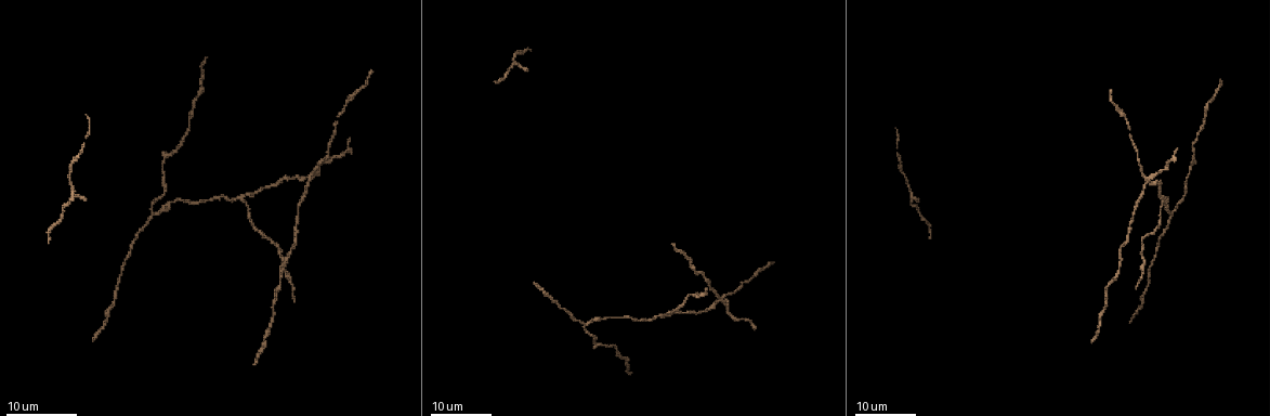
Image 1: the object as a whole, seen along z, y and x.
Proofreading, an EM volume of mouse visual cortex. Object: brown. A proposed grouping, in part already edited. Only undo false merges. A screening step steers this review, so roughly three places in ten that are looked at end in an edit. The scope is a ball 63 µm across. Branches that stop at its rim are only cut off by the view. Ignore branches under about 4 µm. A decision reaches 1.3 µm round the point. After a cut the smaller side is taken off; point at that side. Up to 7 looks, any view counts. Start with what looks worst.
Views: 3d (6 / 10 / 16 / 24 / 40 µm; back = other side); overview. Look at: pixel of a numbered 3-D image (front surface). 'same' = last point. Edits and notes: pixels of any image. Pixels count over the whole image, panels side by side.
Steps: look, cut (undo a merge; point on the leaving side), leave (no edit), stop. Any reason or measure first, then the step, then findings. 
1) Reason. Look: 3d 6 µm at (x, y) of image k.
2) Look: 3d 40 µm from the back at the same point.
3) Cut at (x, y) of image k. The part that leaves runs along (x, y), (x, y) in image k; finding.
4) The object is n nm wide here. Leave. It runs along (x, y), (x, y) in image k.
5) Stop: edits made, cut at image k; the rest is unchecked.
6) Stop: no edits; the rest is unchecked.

A fork. Look: 3d 16 µm at (244, 199) of image 1.

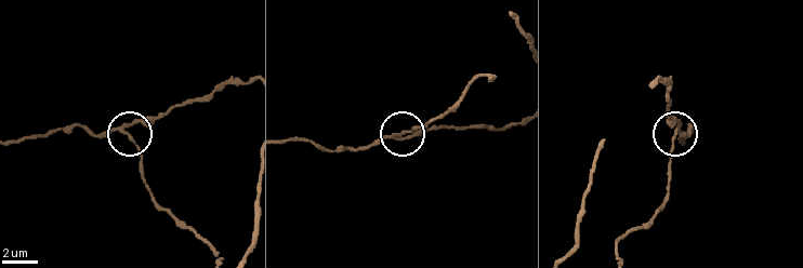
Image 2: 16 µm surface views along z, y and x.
Look: 3d 10 µm at (397, 136) of image 2.

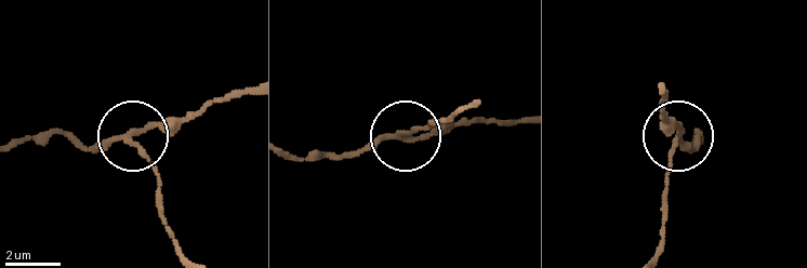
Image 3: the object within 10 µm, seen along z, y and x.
The object is 180 nm wide here. Cut at (155, 174) of image 3. The part that leaves runs along (131, 143), (153, 169), (161, 225), (185, 253) in image 3; a second neuron is stuck on.

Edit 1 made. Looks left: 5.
Look: overview.

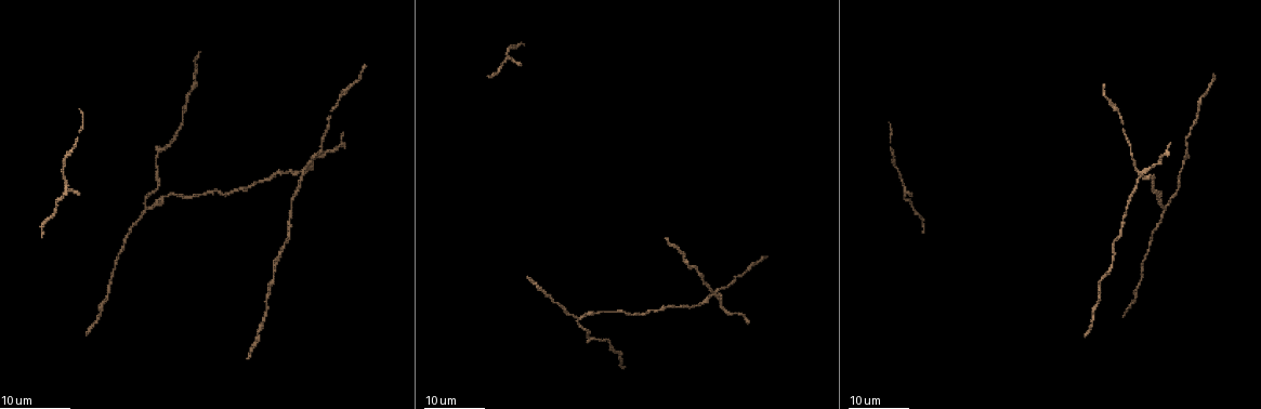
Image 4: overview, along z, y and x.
Side arm on a straight run. Look: 3d 24 µm at (305, 173) of image 4.

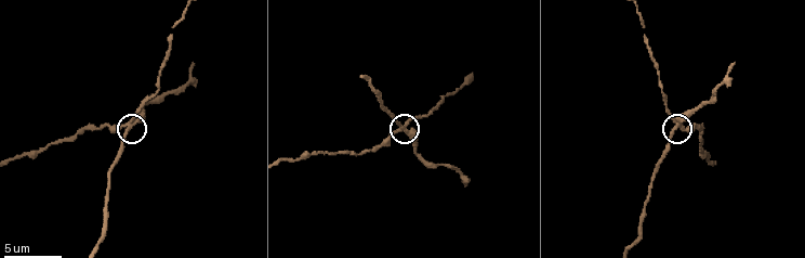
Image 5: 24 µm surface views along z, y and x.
Look: 3d 10 µm at (127, 131) of image 5.

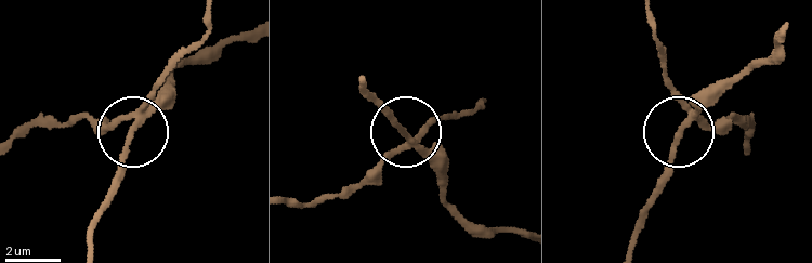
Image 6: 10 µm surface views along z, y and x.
Leave. It runs along (292, 204), (349, 194), (404, 135), (411, 141), (450, 119) in image 6; continuous, no second neuron.

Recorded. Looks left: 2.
Arms part here. Look: 3d 16 µm at (580, 317) of image 4.

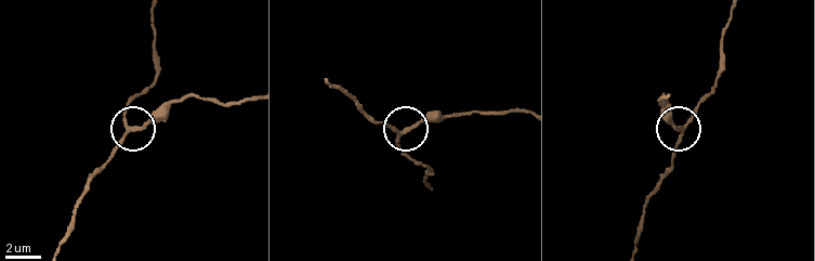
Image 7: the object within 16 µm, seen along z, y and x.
Look: 3d 10 µm at (400, 130) of image 7.

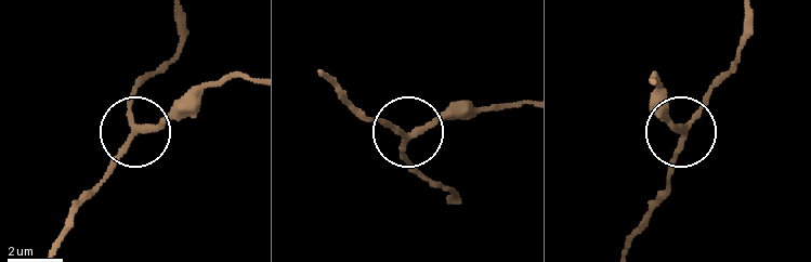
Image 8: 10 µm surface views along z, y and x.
3 arms meet here. Leave. One neuron here.

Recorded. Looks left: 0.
Stop: edits made, cut at image 3; the rest is unchecked.

